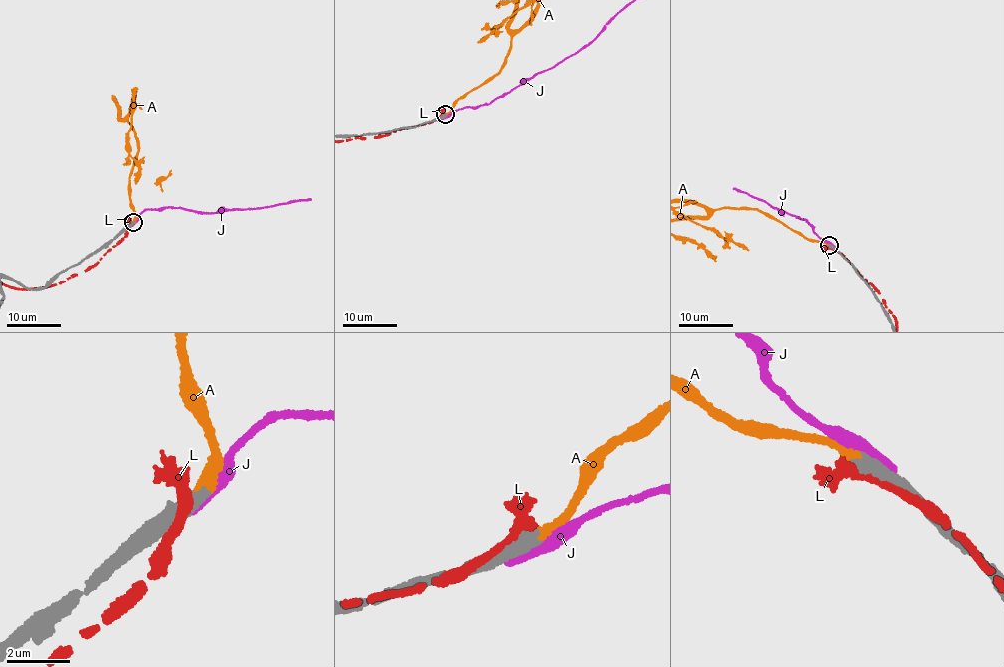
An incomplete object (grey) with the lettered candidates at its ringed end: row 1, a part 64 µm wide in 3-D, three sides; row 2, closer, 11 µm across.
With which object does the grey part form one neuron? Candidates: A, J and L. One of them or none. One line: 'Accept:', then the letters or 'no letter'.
Accept: A

